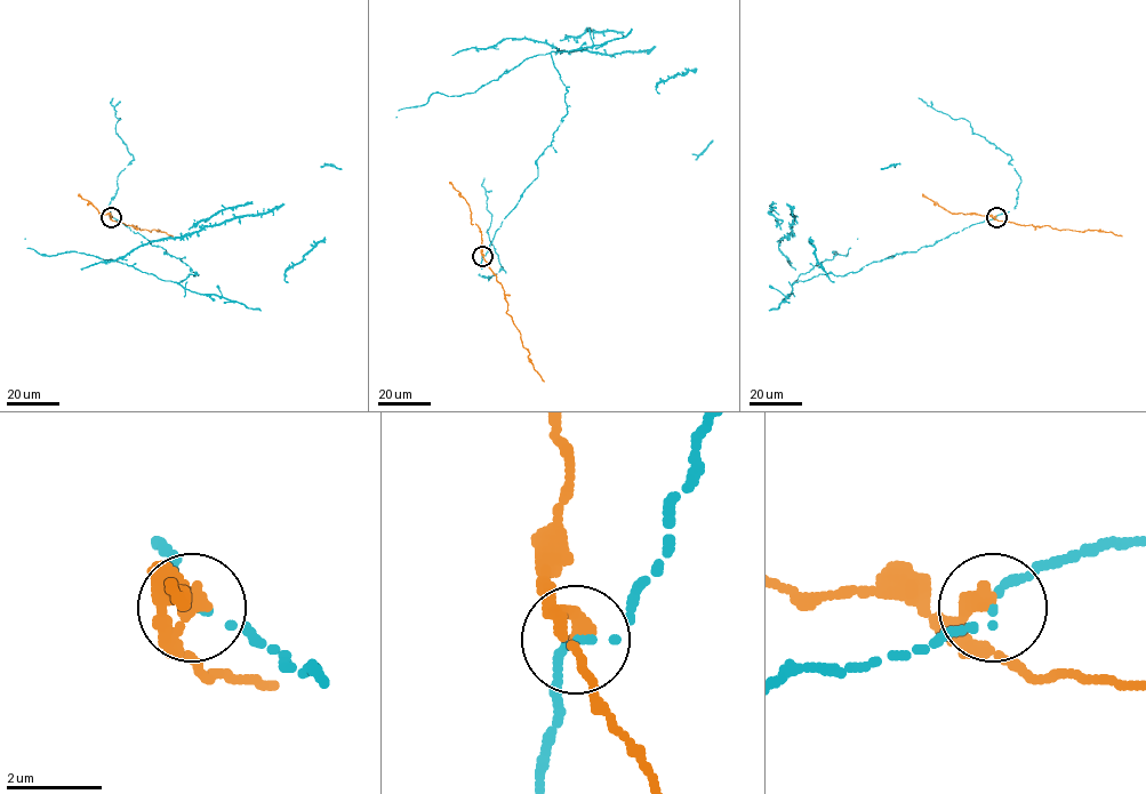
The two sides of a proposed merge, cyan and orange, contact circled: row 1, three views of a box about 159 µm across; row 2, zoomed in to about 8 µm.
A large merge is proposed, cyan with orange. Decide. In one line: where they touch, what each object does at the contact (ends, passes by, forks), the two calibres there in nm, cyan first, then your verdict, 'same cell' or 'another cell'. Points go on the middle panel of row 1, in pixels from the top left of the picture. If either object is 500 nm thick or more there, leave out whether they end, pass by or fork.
(482, 256) | cyan passes by | orange ends | 150/360 nm | another cell

